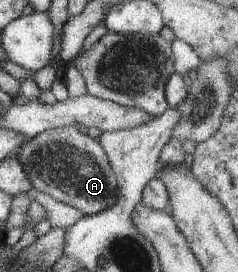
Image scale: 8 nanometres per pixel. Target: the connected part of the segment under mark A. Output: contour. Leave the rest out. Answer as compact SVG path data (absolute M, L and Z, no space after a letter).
M72 125L38 133L21 145L16 158L22 163L35 193L45 192L57 201L76 208L83 216L98 214L117 199L117 176L103 146Z

